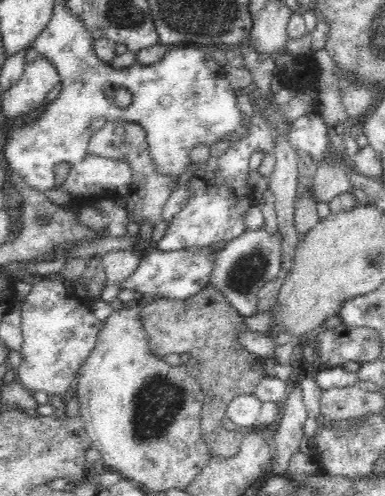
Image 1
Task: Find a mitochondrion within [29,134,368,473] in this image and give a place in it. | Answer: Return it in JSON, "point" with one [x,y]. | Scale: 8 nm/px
{"point":[159,400]}

